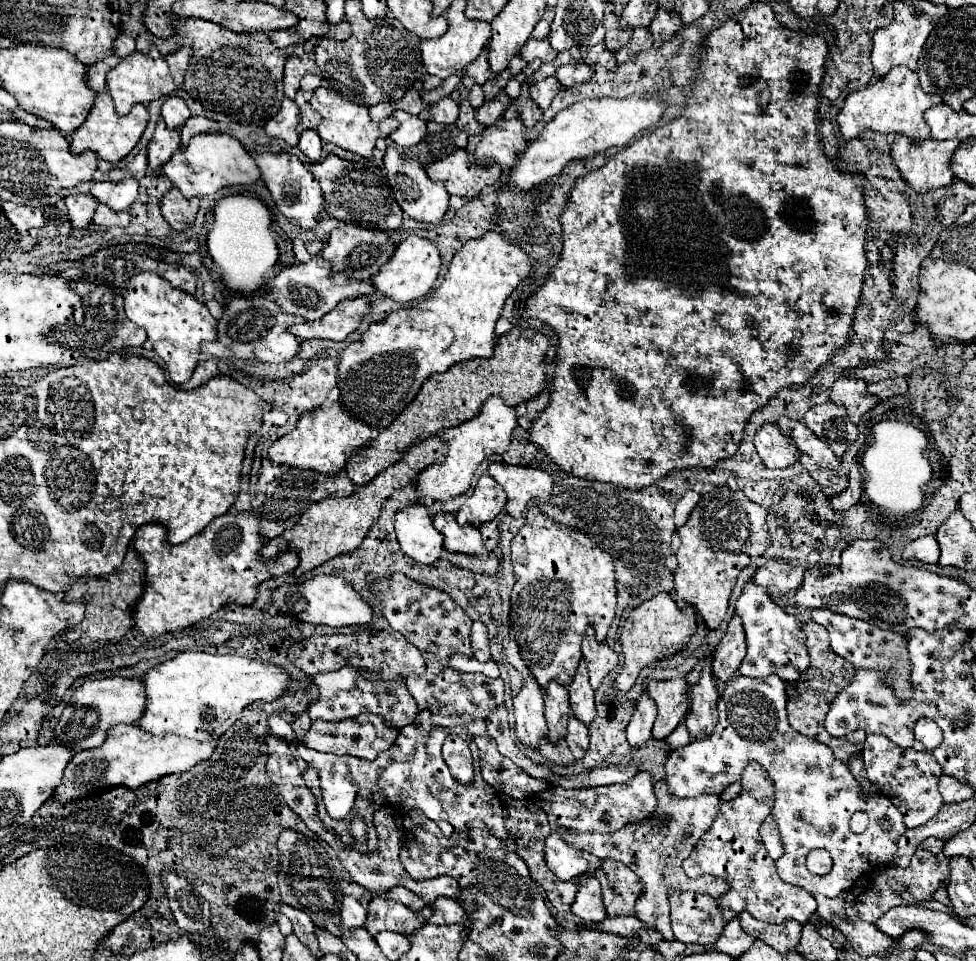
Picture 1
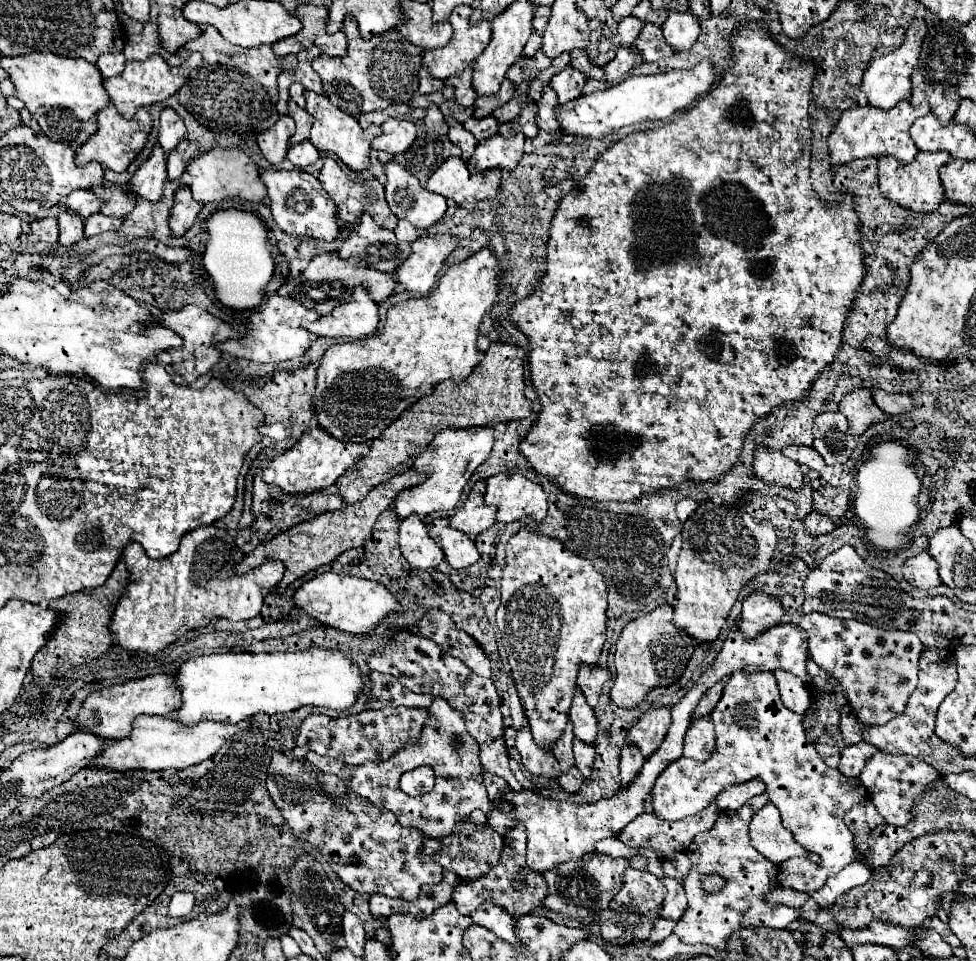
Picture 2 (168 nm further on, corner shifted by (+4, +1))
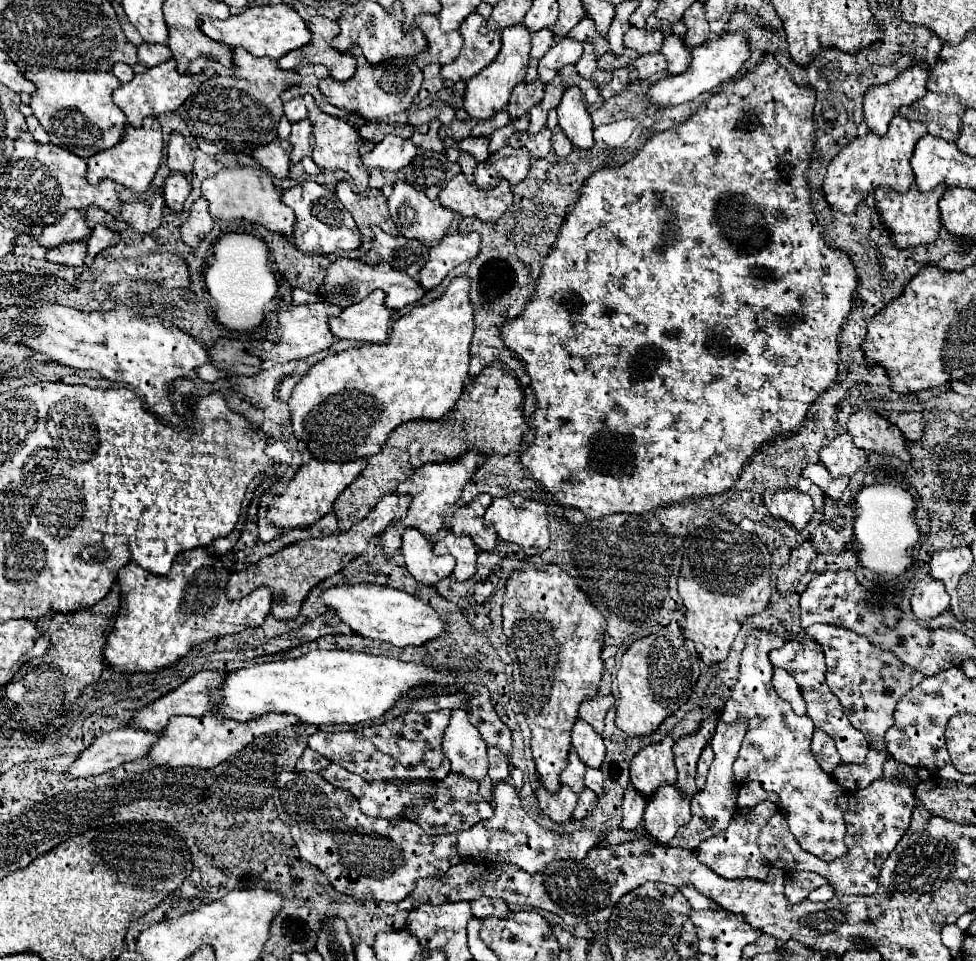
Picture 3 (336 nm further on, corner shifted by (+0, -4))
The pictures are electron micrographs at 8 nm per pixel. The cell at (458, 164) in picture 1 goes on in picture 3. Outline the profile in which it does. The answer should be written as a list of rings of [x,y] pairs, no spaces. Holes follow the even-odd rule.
[[[459,173],[441,189],[439,203],[461,215],[495,223],[503,211],[511,207],[513,193],[505,179],[501,179],[501,183],[493,189],[481,189],[475,183],[467,183],[465,175]]]

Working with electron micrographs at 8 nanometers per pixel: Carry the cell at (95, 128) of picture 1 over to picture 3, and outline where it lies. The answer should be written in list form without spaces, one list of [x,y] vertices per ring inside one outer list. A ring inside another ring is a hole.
[[[147,117],[145,125],[135,129],[131,125],[125,127],[125,135],[123,139],[105,151],[95,153],[89,161],[87,161],[87,181],[89,183],[97,183],[101,179],[111,179],[115,183],[121,183],[123,187],[129,187],[137,193],[145,193],[153,181],[153,175],[161,163],[161,149],[163,149],[163,137],[161,137],[161,125],[157,121],[157,117]]]

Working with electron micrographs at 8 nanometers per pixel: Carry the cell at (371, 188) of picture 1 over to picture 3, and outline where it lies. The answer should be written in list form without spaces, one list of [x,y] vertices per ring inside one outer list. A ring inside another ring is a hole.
[[[339,181],[335,187],[335,193],[343,207],[353,215],[355,223],[359,229],[369,227],[369,225],[379,225],[385,227],[391,217],[389,217],[389,207],[387,199],[379,189],[367,191],[367,193],[357,193],[351,189],[347,181]]]

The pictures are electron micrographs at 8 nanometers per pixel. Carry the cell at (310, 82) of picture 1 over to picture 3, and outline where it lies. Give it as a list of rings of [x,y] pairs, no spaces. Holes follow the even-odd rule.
[[[295,97],[289,103],[285,103],[285,117],[295,123],[299,119],[307,119],[307,107],[303,103],[303,97]]]

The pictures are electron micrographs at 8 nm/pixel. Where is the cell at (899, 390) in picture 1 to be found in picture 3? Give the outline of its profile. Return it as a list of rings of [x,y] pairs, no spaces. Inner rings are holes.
[[[891,411],[891,413],[887,415],[887,419],[903,431],[903,435],[905,435],[907,441],[919,441],[921,431],[923,431],[921,413],[915,413],[915,411],[905,411],[905,413]]]

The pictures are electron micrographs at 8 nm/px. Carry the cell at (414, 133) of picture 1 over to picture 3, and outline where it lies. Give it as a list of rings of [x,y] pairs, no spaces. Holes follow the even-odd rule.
[[[387,135],[383,141],[375,145],[371,153],[363,157],[365,167],[369,169],[403,169],[417,155],[417,145],[411,139],[403,139],[399,135]]]

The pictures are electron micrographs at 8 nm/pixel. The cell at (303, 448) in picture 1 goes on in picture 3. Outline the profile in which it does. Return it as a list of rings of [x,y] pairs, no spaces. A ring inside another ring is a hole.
[[[311,459],[307,465],[301,465],[295,477],[289,481],[287,489],[281,495],[275,495],[269,505],[269,521],[279,529],[293,529],[293,527],[309,527],[325,513],[333,509],[337,495],[365,469],[367,459],[355,459],[347,463],[335,463],[325,459]]]

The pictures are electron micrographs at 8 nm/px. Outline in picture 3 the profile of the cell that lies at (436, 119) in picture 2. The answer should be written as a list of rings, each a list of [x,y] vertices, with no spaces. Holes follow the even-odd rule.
[[[437,119],[429,121],[429,131],[423,135],[421,149],[433,149],[433,151],[443,151],[443,141],[439,137],[439,127],[441,123]]]

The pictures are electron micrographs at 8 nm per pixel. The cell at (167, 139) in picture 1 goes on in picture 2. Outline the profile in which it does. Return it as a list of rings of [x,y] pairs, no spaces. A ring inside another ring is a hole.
[[[155,144],[151,158],[131,178],[129,190],[137,198],[147,198],[149,202],[159,202],[159,198],[163,198],[165,178],[167,178],[165,152],[159,144]]]

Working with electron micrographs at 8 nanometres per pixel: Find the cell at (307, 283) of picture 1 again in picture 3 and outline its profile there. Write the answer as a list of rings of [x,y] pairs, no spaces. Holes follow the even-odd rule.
[[[337,257],[331,263],[331,267],[325,273],[323,285],[319,287],[317,293],[319,293],[321,301],[327,301],[331,305],[337,305],[337,307],[345,309],[345,307],[349,307],[353,303],[359,303],[363,297],[367,297],[375,289],[385,291],[385,305],[391,307],[391,309],[403,309],[405,305],[417,303],[425,295],[425,289],[419,287],[419,283],[415,279],[411,279],[403,271],[393,269],[387,263],[367,265],[367,263],[359,261],[359,259],[345,259],[345,257]]]

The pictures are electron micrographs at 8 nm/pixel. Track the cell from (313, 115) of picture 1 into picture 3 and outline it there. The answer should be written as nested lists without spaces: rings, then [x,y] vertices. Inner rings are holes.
[[[305,119],[305,121],[297,121],[293,123],[293,129],[291,129],[291,145],[293,145],[293,151],[291,151],[291,161],[297,163],[299,159],[303,159],[305,155],[311,155],[313,151],[313,133],[311,133],[311,123]]]

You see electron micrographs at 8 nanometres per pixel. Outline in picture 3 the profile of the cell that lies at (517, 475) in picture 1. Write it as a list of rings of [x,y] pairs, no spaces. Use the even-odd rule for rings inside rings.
[[[515,493],[507,497],[495,497],[483,517],[489,525],[495,527],[497,535],[503,541],[511,541],[523,547],[525,555],[541,555],[549,547],[549,521],[547,521],[547,507],[541,501],[523,499]]]

